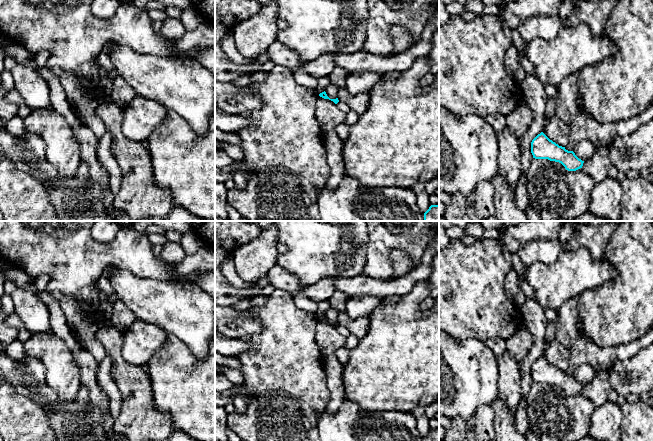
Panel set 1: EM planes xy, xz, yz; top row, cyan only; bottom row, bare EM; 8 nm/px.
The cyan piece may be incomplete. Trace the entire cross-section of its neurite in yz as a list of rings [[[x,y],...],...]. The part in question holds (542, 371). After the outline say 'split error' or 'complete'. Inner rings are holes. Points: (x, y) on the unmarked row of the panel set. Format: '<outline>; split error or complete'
[[[543,356],[532,364],[531,377],[535,383],[548,383],[559,386],[568,395],[576,395],[582,392],[584,387],[573,375],[568,375],[565,371],[559,370]]]; complete

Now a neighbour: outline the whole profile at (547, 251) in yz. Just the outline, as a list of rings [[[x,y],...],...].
[[[558,239],[533,240],[525,243],[517,252],[522,264],[528,268],[535,262],[553,263],[563,252],[562,244]]]

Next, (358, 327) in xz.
[[[340,312],[338,313],[338,324],[346,327],[351,335],[360,340],[368,331],[370,319],[367,316],[357,319],[351,319],[345,312]]]

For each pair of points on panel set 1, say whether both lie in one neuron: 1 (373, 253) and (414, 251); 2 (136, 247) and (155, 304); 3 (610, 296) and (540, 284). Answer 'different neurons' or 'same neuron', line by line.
1: same neuron
2: different neurons
3: different neurons

